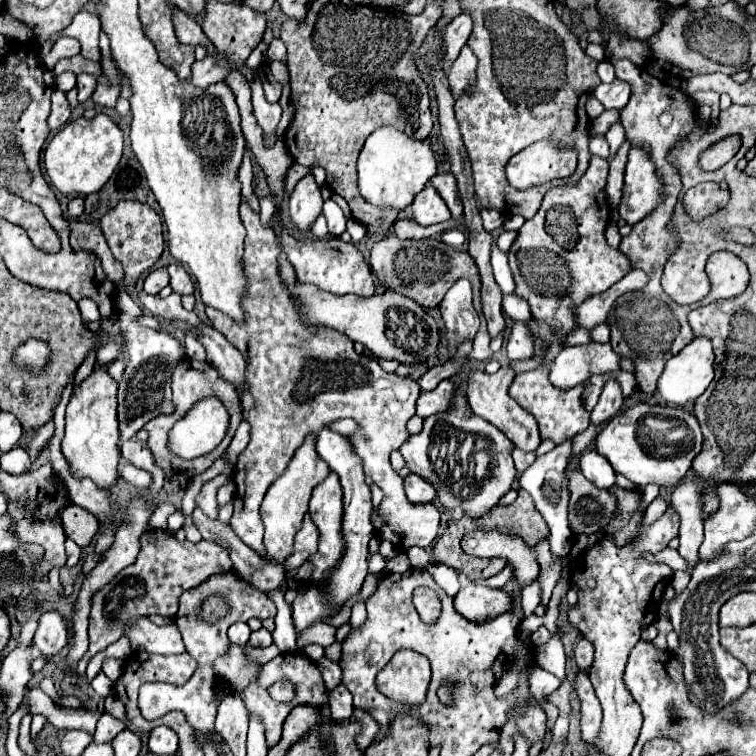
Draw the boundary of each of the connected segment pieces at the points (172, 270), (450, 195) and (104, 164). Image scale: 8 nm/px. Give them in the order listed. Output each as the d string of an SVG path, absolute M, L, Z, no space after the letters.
M173 263L169 265L169 275L171 275L171 287L173 291L181 293L181 295L189 295L195 291L195 285L193 285L193 279L189 277L189 273L179 265L179 263Z
M443 173L443 175L435 175L431 179L431 187L437 189L437 193L441 195L441 199L447 203L453 219L461 219L463 217L463 205L457 193L457 185L451 173Z
M97 115L95 119L77 119L65 125L47 145L45 149L45 171L55 189L63 195L89 195L97 193L113 175L121 161L123 153L123 133L121 129L107 117Z

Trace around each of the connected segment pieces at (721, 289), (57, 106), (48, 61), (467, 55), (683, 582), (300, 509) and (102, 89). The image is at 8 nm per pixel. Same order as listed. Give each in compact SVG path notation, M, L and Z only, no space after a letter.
M717 251L707 260L707 275L711 283L707 299L701 305L731 299L741 295L749 285L747 265L733 253Z
M53 91L53 105L51 105L51 113L47 117L47 125L49 125L49 131L55 131L55 129L61 129L71 117L71 109L69 109L69 103L67 103L67 97L63 91Z
M59 37L55 41L55 45L51 47L51 51L43 57L43 63L47 69L53 69L55 63L63 57L73 57L73 55L79 55L79 41L77 39L71 39L71 37Z
M465 45L459 57L453 61L453 65L447 69L449 89L455 99L463 97L465 91L475 83L475 67L477 67L477 57L471 55L471 51Z
M687 571L673 573L673 577L671 577L671 585L673 585L673 589L675 589L675 593L677 593L677 595L685 591L685 587L687 587L689 579L691 579L691 577L689 577L689 573L687 573Z
M307 435L303 445L295 451L293 459L289 461L287 469L271 483L271 487L267 489L267 495L261 503L261 521L265 527L263 543L273 561L281 563L281 561L285 561L287 555L291 555L291 541L293 541L295 533L299 531L303 515L307 513L311 493L323 479L327 479L329 473L331 473L329 465L319 457L319 453L315 449L315 435L311 435L311 437Z
M101 75L99 77L99 85L91 97L97 105L103 105L103 107L115 107L115 101L119 99L119 87L109 87L107 85L107 77Z

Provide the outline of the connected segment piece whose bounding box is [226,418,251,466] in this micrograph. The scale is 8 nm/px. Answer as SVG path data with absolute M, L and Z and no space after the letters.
M243 418L239 425L229 447L226 450L227 460L231 466L237 462L237 454L242 453L250 440L250 424L246 418Z

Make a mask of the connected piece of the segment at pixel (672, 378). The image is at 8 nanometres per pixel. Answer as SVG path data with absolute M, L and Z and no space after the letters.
M693 339L687 347L683 347L679 351L679 355L673 355L667 361L665 371L661 373L655 391L671 407L679 407L679 405L685 405L687 401L695 401L713 381L713 359L715 359L715 355L713 355L713 347L711 347L709 339Z

